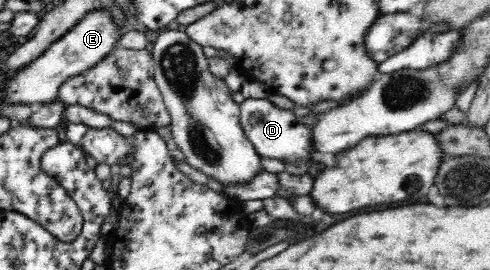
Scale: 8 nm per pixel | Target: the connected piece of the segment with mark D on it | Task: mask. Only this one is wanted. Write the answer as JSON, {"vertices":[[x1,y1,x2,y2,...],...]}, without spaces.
{"vertices":[[245,98,240,108,240,122,245,135,255,146,257,153,263,157,279,159,283,163,309,164,314,152,312,127,299,122,299,116,292,109,279,108,273,102,263,98]]}

